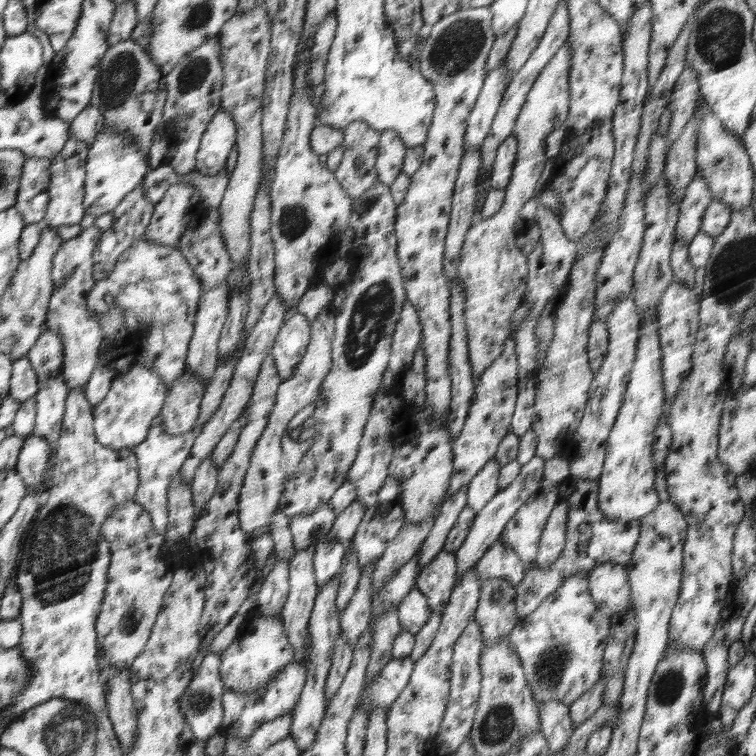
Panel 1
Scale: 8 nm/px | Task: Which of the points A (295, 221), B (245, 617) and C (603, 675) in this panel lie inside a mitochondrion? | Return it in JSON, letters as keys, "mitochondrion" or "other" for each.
{"A":"mitochondrion","B":"other","C":"other"}

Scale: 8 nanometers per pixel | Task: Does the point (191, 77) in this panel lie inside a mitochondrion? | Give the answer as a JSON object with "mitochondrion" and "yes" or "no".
{"mitochondrion":"yes"}

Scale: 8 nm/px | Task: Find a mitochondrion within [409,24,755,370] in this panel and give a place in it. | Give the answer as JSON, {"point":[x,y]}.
{"point":[717,162]}

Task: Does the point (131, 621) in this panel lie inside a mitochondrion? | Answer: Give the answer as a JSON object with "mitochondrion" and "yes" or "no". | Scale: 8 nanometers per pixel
{"mitochondrion":"yes"}

